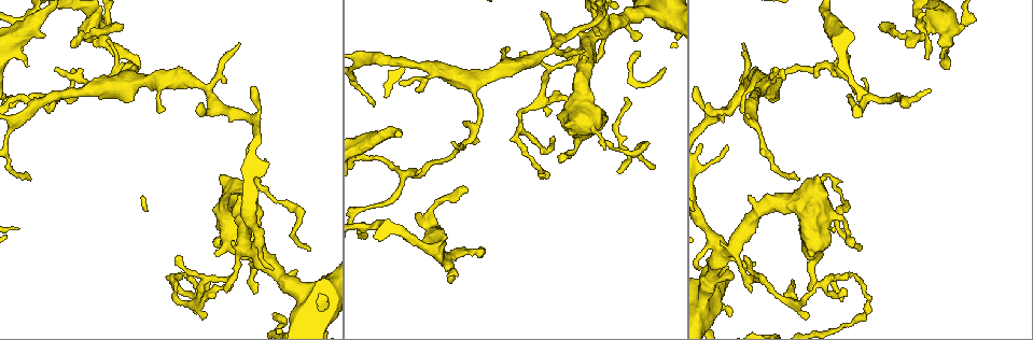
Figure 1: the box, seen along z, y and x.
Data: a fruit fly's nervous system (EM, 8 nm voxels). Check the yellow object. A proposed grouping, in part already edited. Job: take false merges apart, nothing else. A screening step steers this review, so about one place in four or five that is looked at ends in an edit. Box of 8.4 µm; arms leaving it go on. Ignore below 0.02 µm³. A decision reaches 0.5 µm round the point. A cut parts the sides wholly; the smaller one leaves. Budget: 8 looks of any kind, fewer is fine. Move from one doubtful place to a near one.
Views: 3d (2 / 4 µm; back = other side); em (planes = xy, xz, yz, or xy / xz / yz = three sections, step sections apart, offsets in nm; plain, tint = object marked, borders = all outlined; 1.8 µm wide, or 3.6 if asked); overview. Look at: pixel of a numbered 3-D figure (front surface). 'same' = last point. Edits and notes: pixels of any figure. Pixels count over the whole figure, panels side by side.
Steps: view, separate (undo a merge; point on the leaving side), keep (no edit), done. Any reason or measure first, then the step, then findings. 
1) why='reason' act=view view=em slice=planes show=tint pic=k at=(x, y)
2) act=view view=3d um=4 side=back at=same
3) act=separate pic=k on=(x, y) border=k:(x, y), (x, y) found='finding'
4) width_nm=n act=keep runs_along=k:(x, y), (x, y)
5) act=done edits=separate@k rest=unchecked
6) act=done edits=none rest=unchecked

act=view view=em slice=planes show=tint pic=1 at=(437, 245)

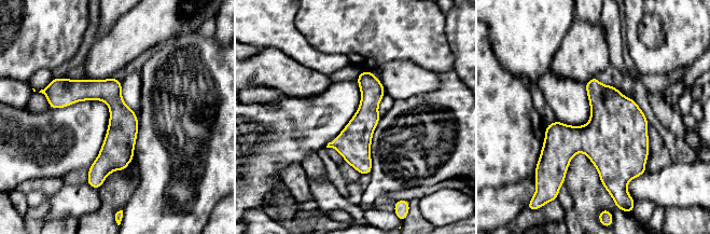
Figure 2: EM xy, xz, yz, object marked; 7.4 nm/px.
width_nm=220 act=keep runs_along=2:(364, 73), (362, 163), (367, 171) found='one neuron here'

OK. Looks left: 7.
act=view view=em um=3.6 slice=planes show=tint pic=1 at=(597, 135)

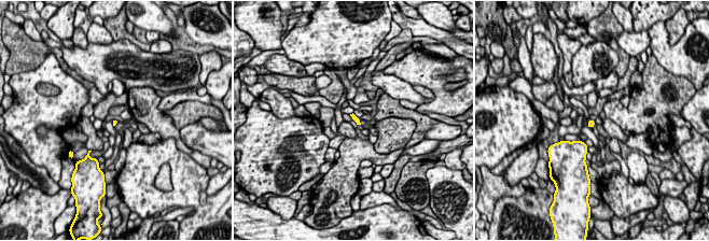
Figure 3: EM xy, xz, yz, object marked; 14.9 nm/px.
act=keep found='continuous, no second neuron'

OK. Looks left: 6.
why='four-way junction' act=view view=3d um=2 pic=1 at=(601, 29)

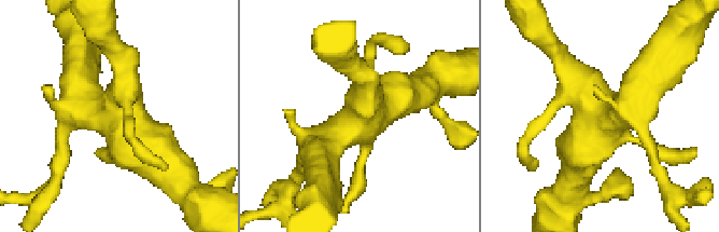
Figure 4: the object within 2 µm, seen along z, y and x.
act=view view=em slice=xy step=16 show=borders pic=4 at=(601, 111)

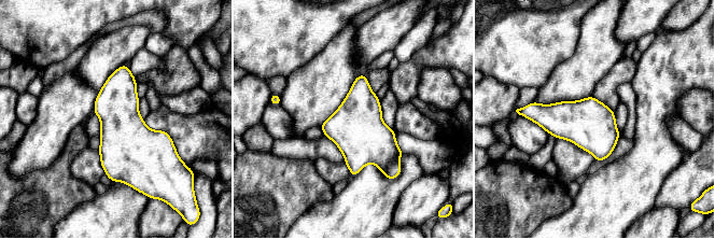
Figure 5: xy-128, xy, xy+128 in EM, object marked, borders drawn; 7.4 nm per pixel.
act=keep found='all the same neuron'

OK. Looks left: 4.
why='abrupt turn' act=view view=3d um=4 pic=1 at=(128, 74)

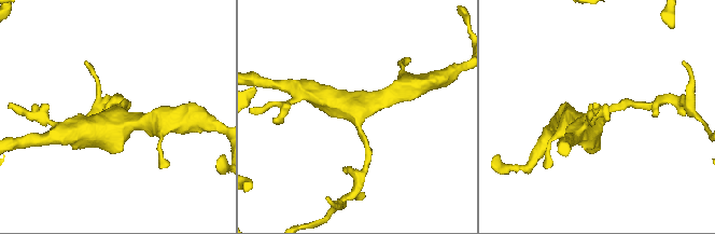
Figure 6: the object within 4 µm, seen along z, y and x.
arms=3 act=view view=em slice=planes show=tint pic=6 at=(357, 112)

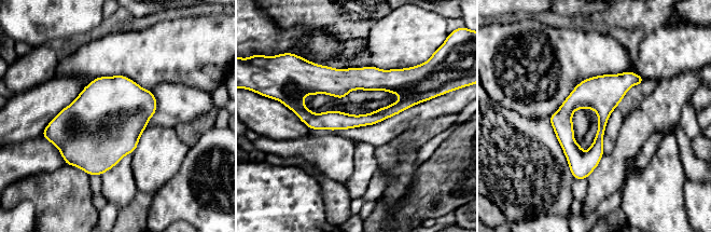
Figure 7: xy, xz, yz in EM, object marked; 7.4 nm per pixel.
act=keep found='continuous, no second neuron'

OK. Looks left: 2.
act=done edits=none rest=unchecked

